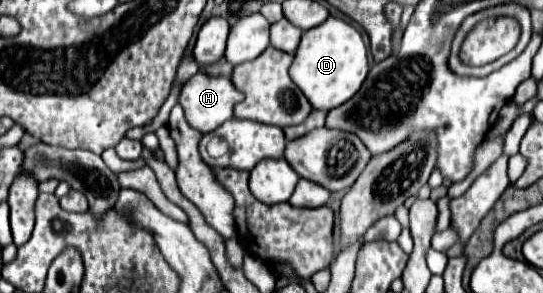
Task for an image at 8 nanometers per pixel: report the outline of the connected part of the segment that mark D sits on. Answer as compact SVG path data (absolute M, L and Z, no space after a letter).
M333 16L303 34L303 40L295 52L295 60L289 68L291 80L301 88L311 106L321 110L331 110L347 102L361 88L367 72L369 60L363 36L355 26Z

